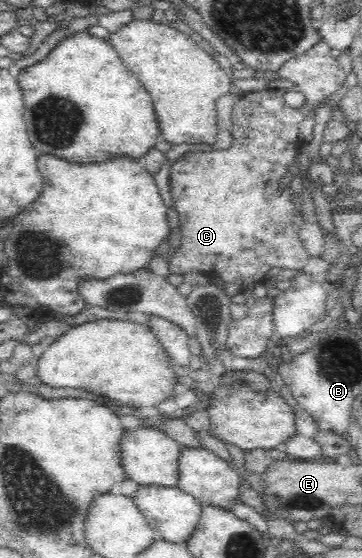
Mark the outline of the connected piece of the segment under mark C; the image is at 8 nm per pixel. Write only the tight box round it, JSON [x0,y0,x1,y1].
[167,41,346,295]

